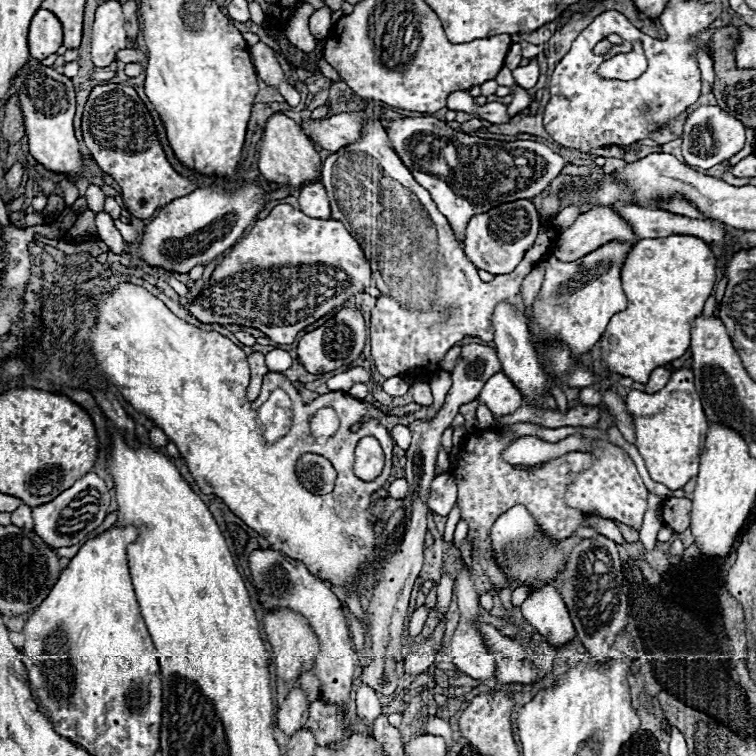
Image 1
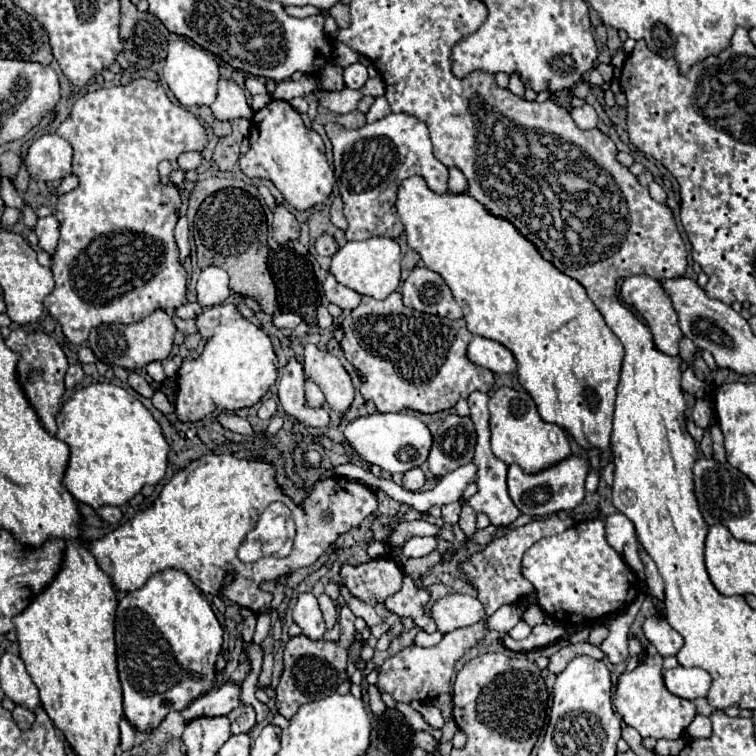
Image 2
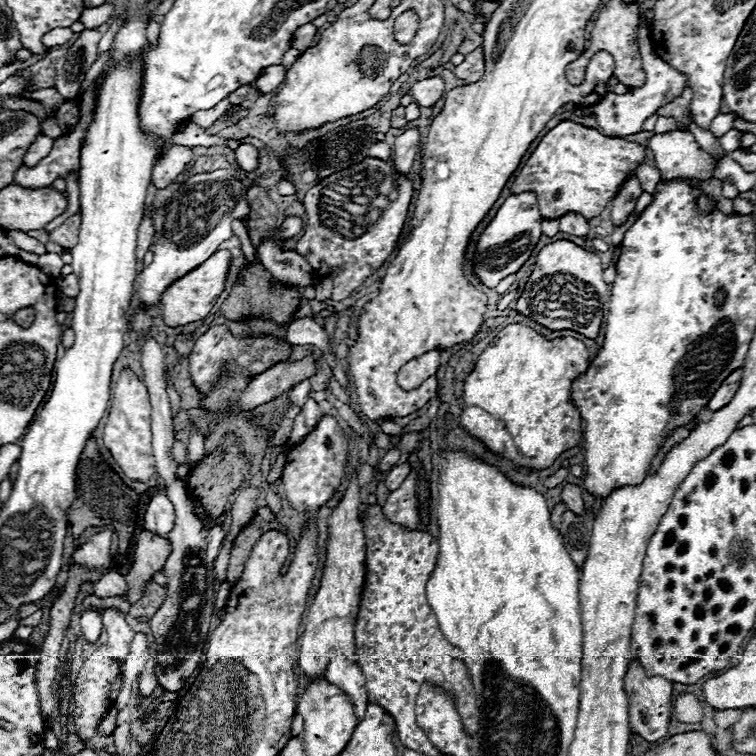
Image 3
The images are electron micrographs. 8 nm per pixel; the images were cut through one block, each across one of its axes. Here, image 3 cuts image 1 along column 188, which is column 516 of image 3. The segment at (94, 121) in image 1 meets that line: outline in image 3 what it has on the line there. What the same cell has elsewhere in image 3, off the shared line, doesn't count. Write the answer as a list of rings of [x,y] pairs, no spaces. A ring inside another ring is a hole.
[[[560,122],[552,128],[532,152],[520,174],[512,184],[512,194],[534,190],[540,214],[548,220],[560,218],[568,212],[582,214],[584,218],[598,216],[610,200],[618,194],[630,174],[646,162],[646,148],[622,138],[608,138],[594,128],[576,122]]]

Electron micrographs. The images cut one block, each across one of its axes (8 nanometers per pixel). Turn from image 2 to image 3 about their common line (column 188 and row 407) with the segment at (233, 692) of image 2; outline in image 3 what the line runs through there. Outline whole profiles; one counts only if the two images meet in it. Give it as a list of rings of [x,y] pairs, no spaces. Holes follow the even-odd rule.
[[[738,368],[736,372],[732,372],[732,376],[728,376],[720,384],[720,388],[714,392],[710,402],[706,404],[706,410],[716,410],[716,408],[722,408],[724,404],[728,404],[728,400],[732,400],[732,396],[736,394],[736,388],[740,386],[740,378],[742,378],[742,370]]]

